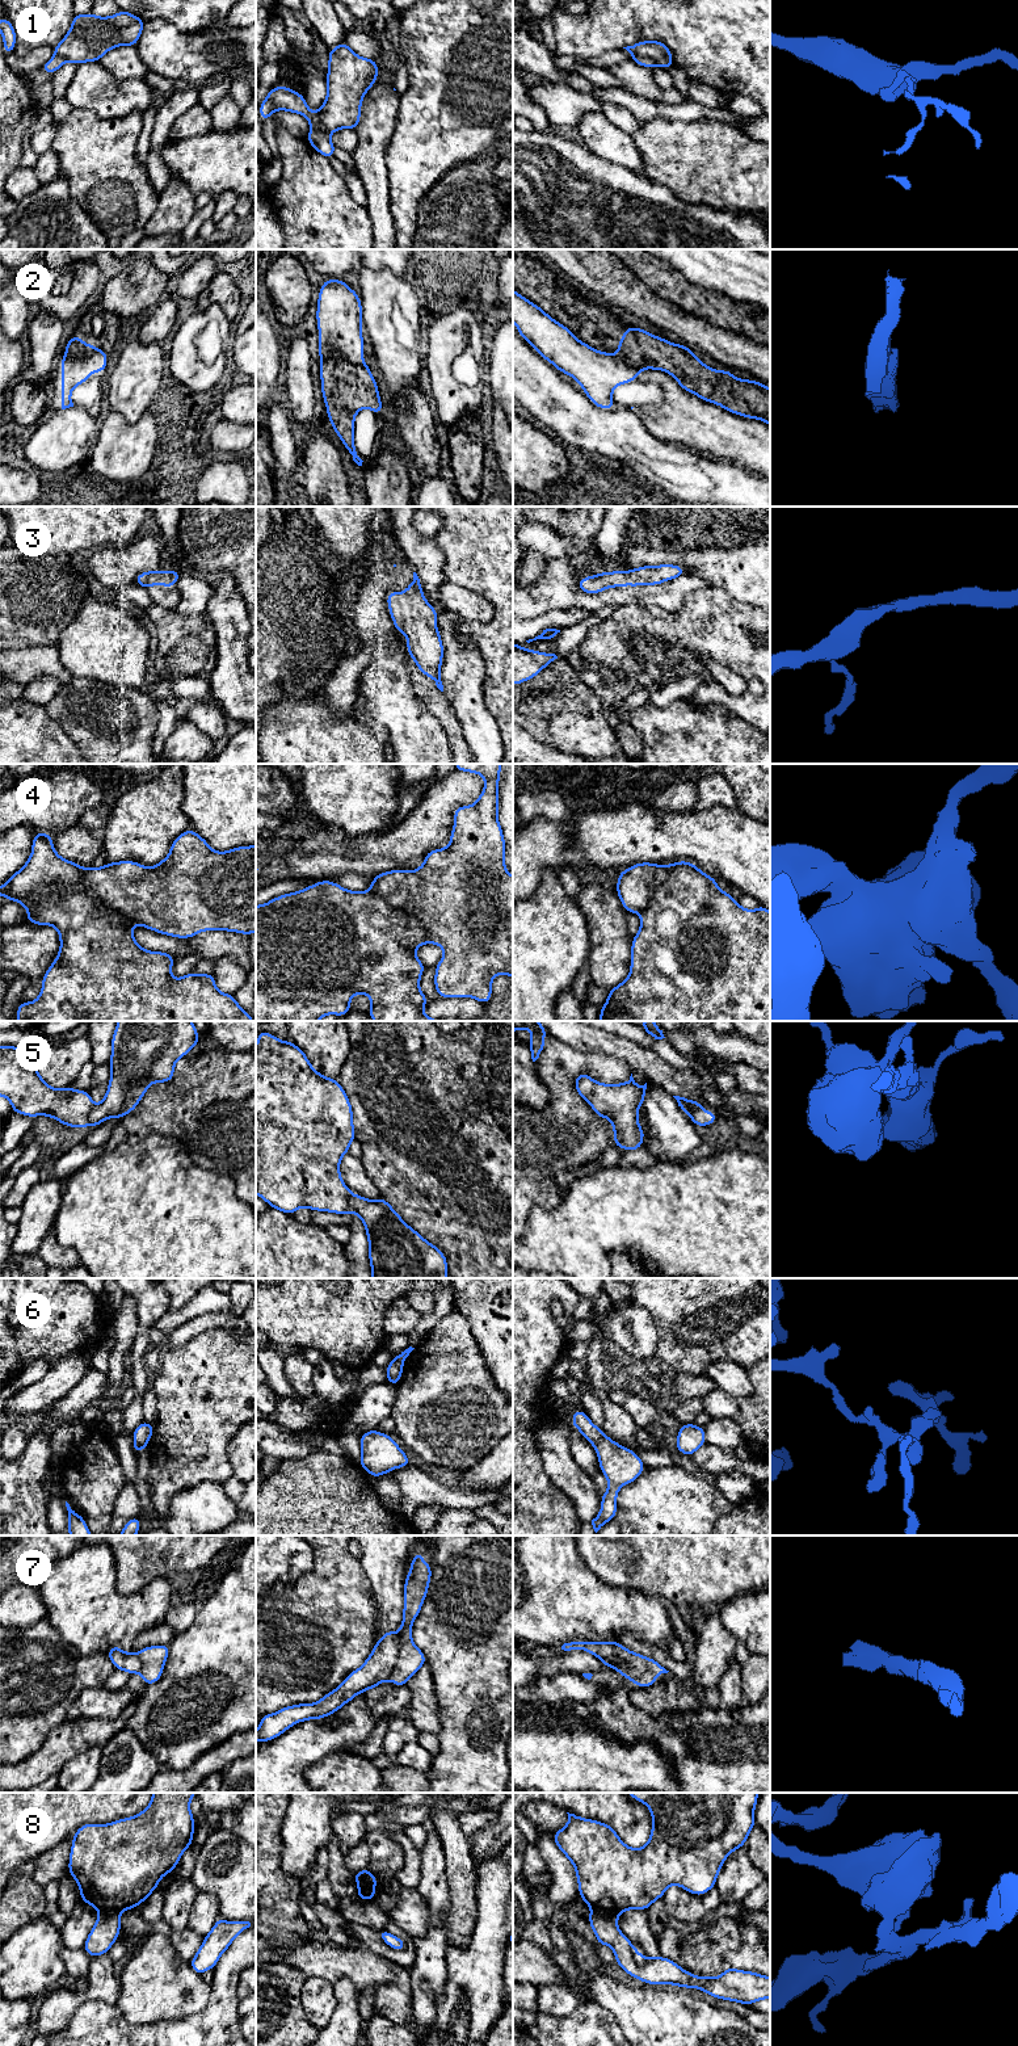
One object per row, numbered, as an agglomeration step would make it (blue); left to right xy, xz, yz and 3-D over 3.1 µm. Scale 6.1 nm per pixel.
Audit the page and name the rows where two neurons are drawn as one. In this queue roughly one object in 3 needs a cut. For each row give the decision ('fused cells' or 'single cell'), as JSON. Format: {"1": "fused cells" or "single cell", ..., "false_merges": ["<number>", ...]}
{"1": "fused cells", "2": "fused cells", "3": "single cell", "4": "fused cells", "5": "fused cells", "6": "fused cells", "7": "fused cells", "8": "fused cells", "false_merges": ["1", "2", "4", "5", "6", "7", "8"]}

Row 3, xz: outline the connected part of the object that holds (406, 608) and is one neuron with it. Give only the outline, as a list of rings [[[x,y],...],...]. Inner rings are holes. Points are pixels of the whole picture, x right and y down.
[[[416,572],[404,592],[387,593],[387,605],[396,631],[405,634],[407,650],[416,667],[433,679],[437,688],[443,692],[441,681],[443,643],[436,623],[438,610],[426,601]]]

